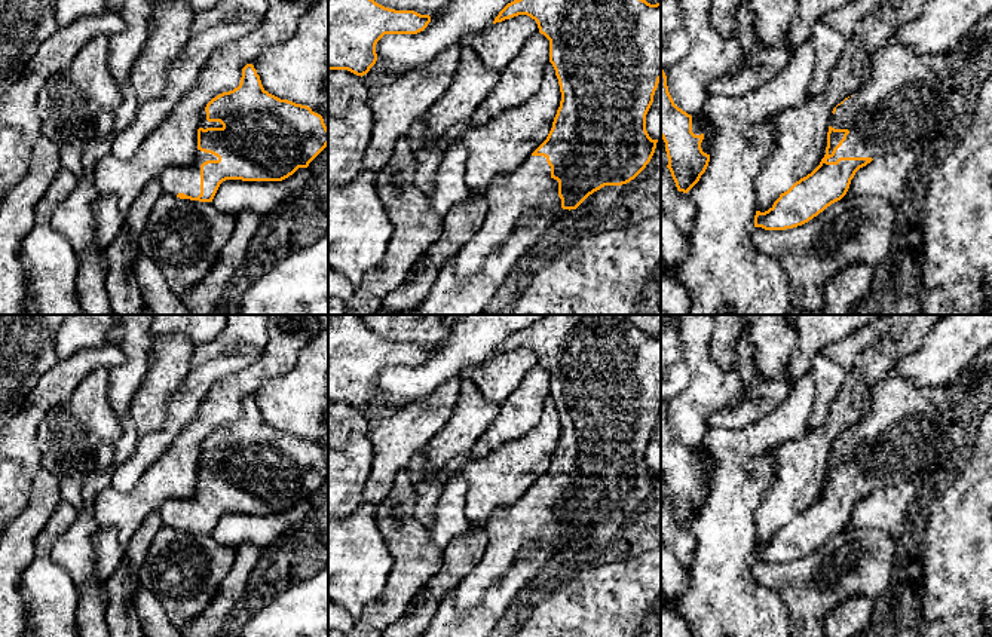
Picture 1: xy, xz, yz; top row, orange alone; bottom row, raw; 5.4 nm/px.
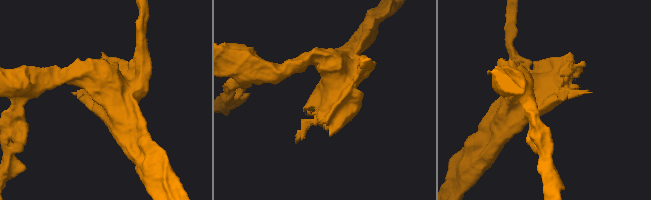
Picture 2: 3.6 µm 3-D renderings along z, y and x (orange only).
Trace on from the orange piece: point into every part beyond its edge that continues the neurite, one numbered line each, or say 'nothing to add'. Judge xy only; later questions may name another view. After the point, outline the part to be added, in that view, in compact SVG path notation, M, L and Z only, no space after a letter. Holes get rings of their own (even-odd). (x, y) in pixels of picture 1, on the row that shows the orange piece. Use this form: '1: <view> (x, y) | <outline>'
1: xy (174, 180) | M198 150L192 163L166 168L159 178L163 193L174 196L184 193L198 197L200 195L200 165L206 160L218 160L218 157Z

